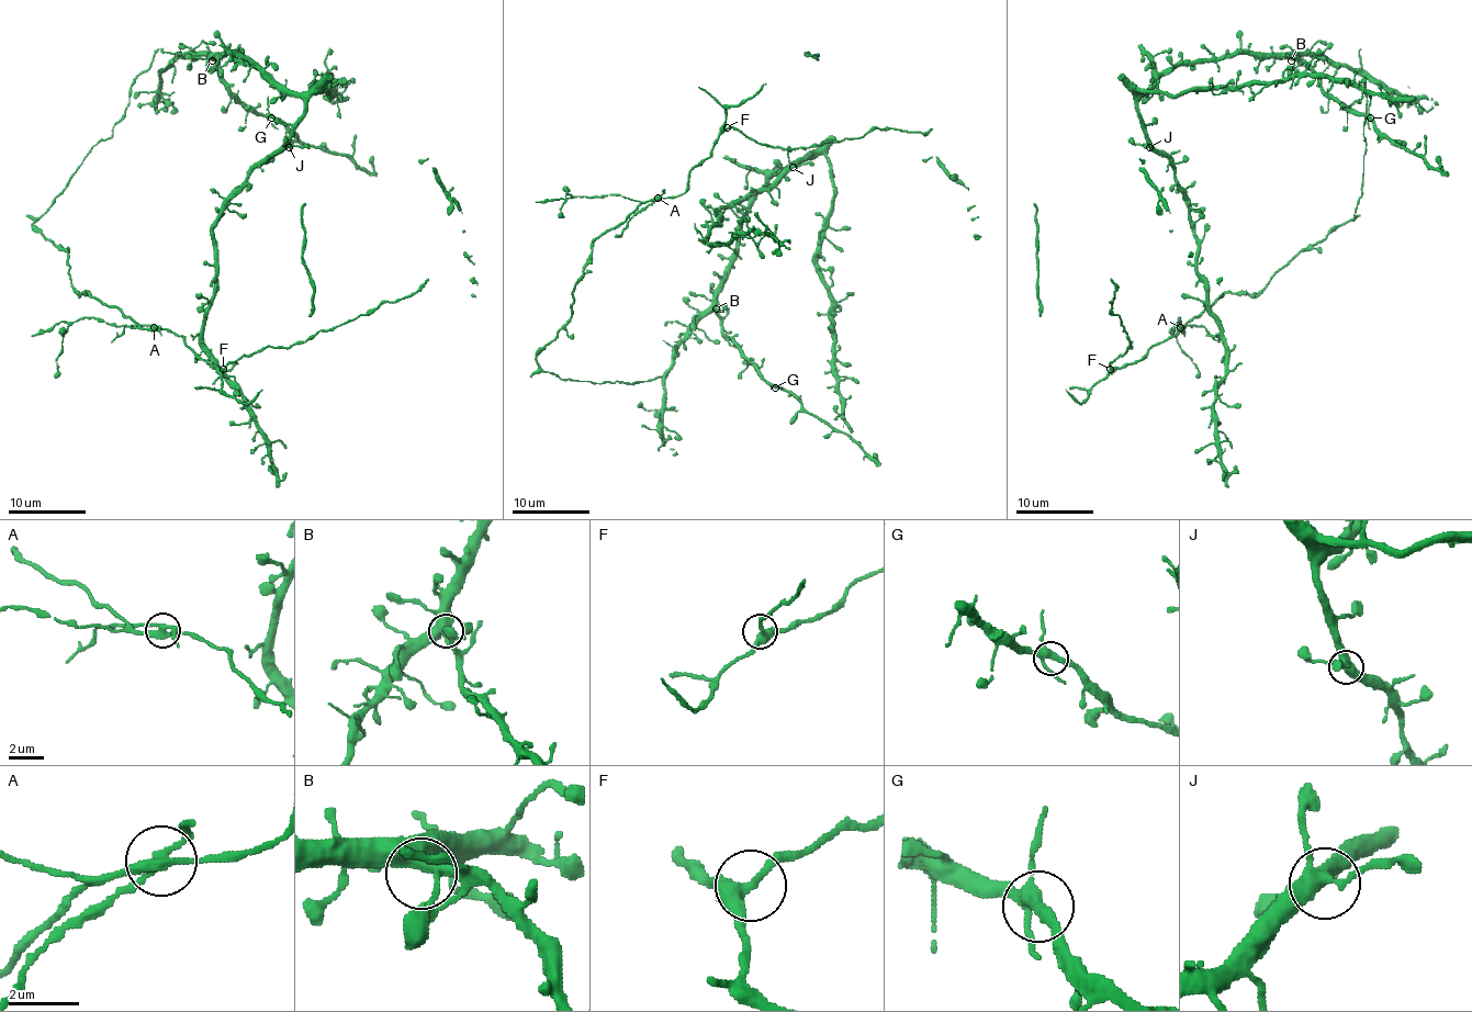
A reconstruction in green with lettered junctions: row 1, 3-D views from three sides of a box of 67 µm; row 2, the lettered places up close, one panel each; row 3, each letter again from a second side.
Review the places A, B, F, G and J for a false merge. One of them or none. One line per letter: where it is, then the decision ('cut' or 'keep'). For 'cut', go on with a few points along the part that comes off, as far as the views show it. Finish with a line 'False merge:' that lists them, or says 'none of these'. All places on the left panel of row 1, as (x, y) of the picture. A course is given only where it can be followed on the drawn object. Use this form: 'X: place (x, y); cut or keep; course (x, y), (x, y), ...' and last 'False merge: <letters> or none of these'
A: place (154, 327); cut; course (154, 328), (126, 326), (111, 341)
B: place (212, 60); keep
F: place (223, 369); keep
G: place (271, 117); keep
J: place (289, 147); keep
False merge: A

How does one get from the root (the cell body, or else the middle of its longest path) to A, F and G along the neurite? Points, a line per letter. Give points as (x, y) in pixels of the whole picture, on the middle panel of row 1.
A: (609, 382), (563, 380), (536, 357), (571, 316), (592, 245), (658, 199)
F: (609, 382), (563, 380), (536, 357), (571, 316), (592, 245), (645, 200), (678, 197), (727, 127)
G: (609, 382), (637, 383), (661, 380), (671, 364), (673, 347), (699, 318), (714, 310), (721, 329), (775, 388)

